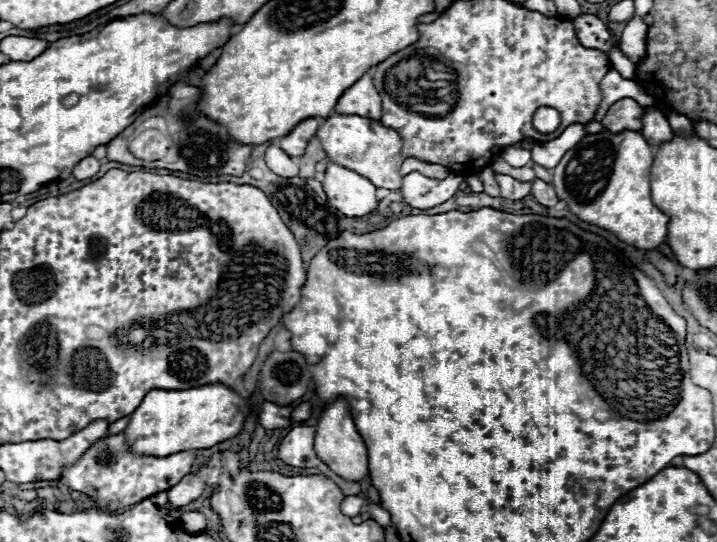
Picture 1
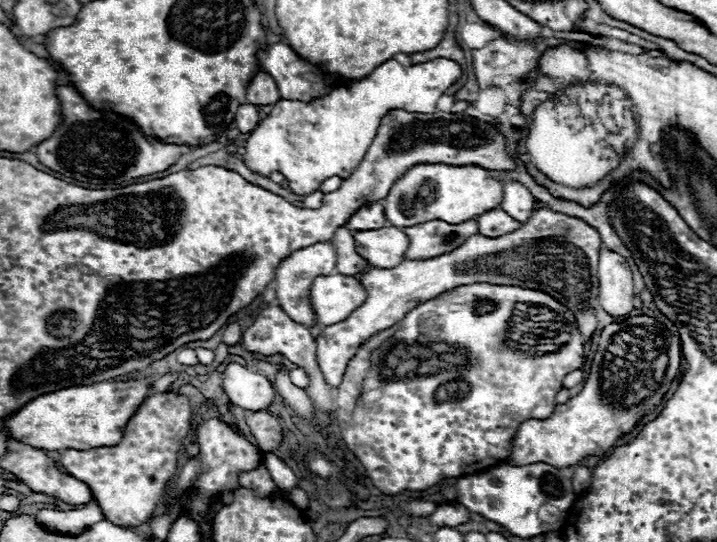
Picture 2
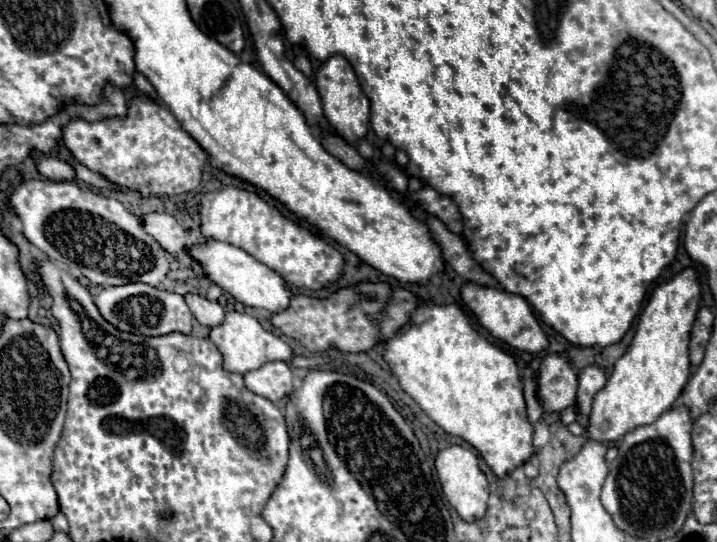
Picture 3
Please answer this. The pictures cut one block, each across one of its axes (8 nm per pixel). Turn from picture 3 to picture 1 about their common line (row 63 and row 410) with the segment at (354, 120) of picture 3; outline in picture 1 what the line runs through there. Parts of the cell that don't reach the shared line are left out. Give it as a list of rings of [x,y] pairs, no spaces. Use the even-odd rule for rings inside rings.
[[[344,398],[336,400],[322,412],[320,422],[316,426],[316,454],[320,456],[320,460],[324,460],[324,464],[328,464],[328,468],[332,468],[332,472],[336,472],[348,482],[362,482],[362,478],[368,476],[366,446],[352,422],[350,408]]]

